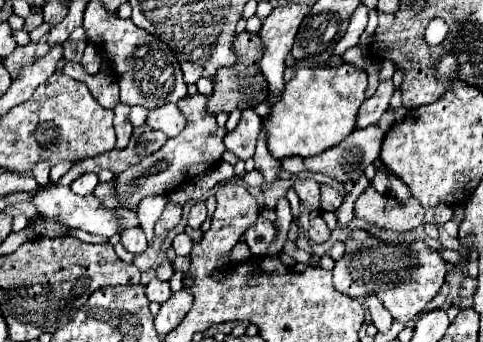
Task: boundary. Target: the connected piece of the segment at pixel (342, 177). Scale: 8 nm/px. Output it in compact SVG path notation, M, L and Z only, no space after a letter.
M378 126L356 128L338 146L324 150L320 156L304 158L304 166L310 172L322 172L338 182L356 182L364 168L380 154L384 132Z

